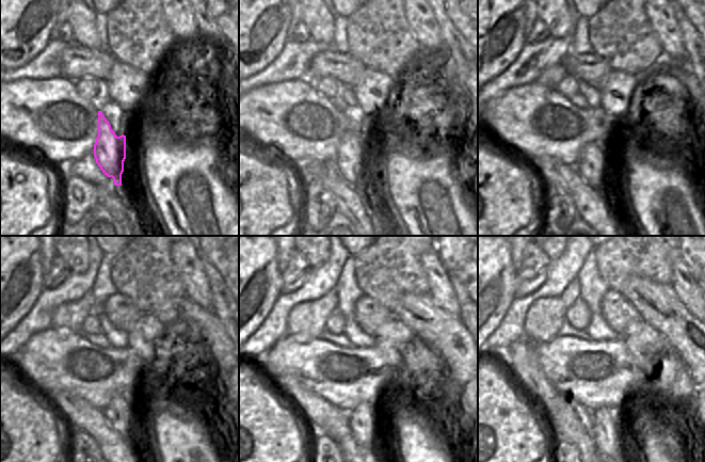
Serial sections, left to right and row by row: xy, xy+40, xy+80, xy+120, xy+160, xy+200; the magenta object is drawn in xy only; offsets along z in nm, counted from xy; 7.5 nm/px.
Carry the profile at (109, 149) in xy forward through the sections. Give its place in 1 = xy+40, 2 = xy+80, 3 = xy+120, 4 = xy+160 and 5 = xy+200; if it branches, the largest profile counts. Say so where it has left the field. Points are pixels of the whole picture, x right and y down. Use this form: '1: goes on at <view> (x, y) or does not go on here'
1: goes on at xy+40 (351, 157)
2: goes on at xy+80 (595, 171)
3: goes on at xy+120 (122, 415)
4: goes on at xy+160 (364, 423)
5: goes on at xy+200 (607, 434)

